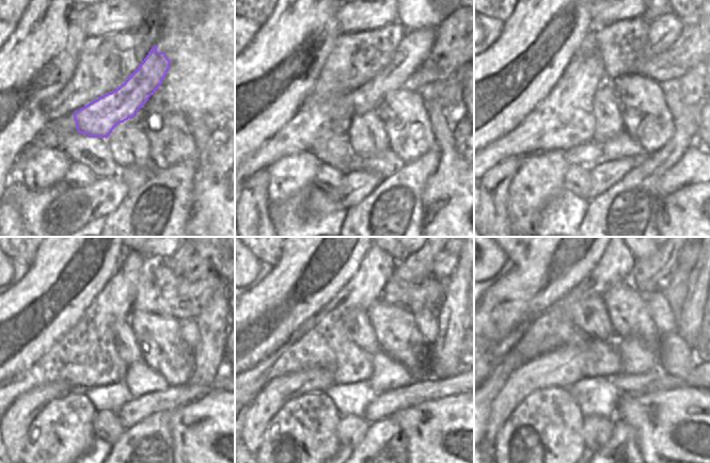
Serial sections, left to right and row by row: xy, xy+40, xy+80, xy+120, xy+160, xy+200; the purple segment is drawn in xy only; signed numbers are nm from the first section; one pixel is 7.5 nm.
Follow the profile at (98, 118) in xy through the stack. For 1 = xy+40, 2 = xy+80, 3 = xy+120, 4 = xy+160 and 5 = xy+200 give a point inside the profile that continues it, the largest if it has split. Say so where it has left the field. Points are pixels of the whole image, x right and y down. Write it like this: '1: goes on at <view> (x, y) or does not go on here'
1: goes on at xy+40 (415, 46)
2: goes on at xy+80 (664, 31)
3: goes on at xy+120 (192, 269)
4: goes on at xy+160 (444, 264)
5: goes on at xy+200 (688, 258)

